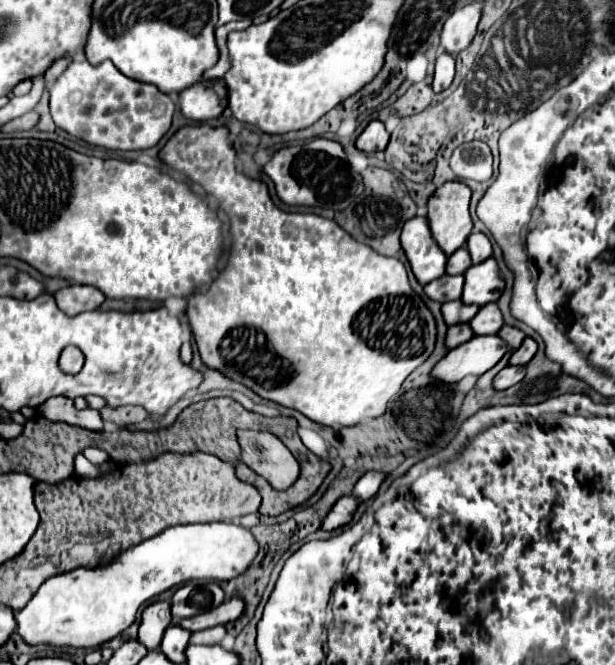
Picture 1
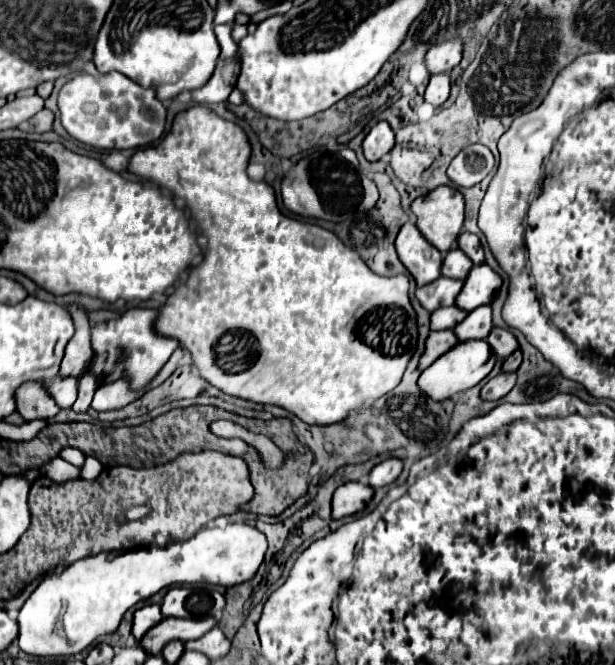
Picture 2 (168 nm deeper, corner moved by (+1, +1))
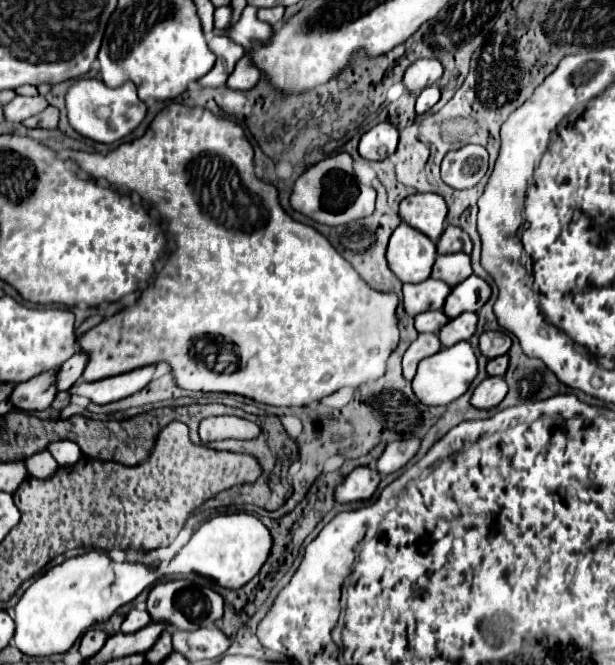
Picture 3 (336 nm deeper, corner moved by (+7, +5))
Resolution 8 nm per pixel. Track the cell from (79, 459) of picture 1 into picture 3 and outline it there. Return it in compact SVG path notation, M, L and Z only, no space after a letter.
M58 440L48 446L48 452L60 466L72 466L82 458L82 452L76 442L72 440Z

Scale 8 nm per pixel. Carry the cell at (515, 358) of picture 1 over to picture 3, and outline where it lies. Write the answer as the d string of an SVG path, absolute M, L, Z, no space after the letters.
M498 356L498 358L488 360L486 372L488 372L488 376L504 376L506 368L508 368L508 356Z

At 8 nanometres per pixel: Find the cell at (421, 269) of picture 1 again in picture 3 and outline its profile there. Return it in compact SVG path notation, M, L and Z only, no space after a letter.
M402 222L390 238L386 258L400 282L424 282L436 260L436 244Z

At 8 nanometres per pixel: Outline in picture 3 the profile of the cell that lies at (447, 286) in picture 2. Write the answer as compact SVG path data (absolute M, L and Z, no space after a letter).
M428 278L420 284L404 284L402 292L402 304L406 314L416 316L426 310L440 310L444 306L446 296L450 294L450 286L442 280Z

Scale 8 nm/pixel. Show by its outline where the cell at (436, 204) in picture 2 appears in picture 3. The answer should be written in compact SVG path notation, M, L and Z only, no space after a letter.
M412 194L400 202L400 218L434 242L444 232L446 212L448 208L438 194Z

